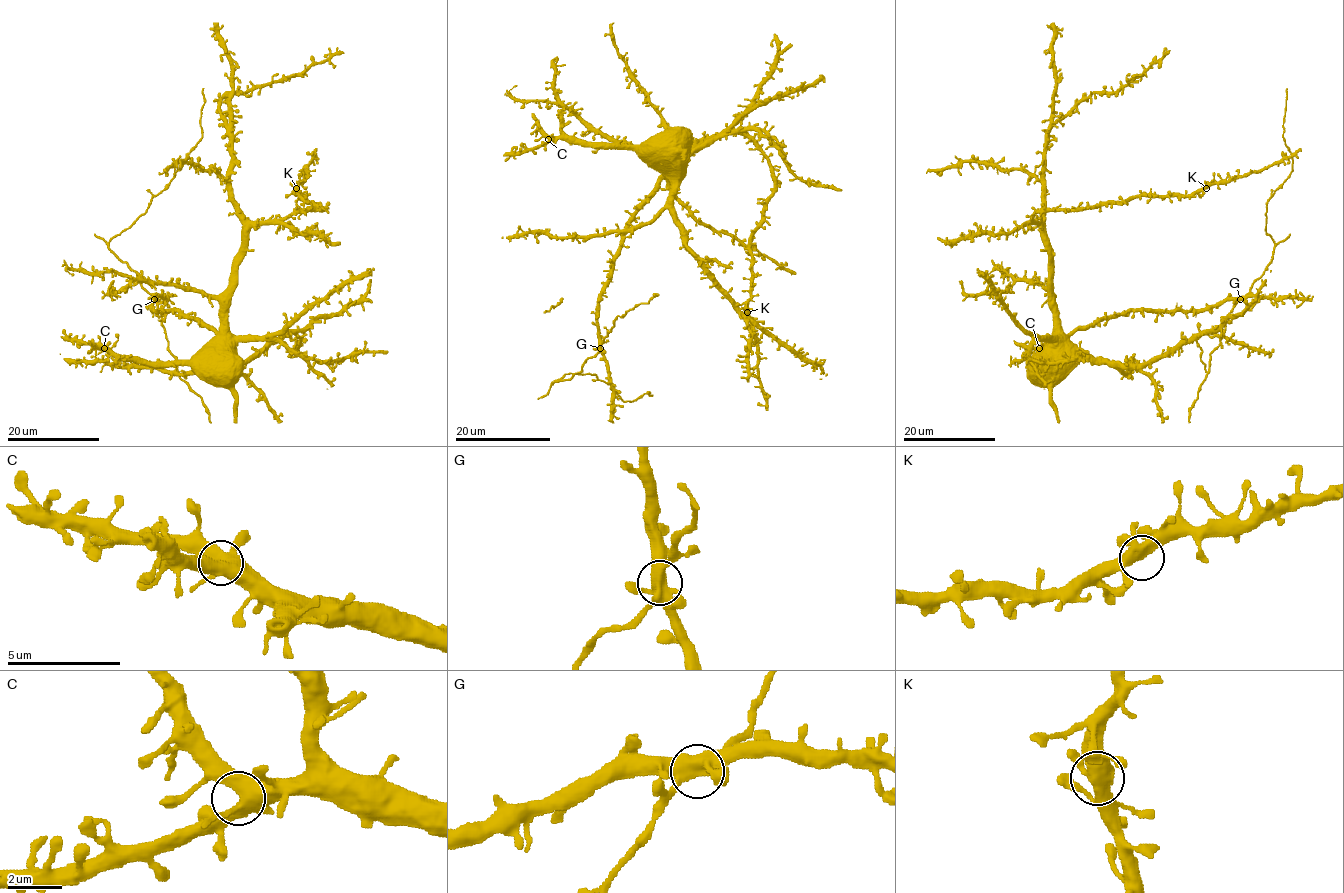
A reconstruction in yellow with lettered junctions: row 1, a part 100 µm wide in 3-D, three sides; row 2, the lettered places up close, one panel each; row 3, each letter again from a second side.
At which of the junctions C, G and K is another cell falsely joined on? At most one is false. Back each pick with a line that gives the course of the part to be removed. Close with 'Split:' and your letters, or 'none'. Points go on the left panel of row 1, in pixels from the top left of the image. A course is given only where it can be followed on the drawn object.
Split: none

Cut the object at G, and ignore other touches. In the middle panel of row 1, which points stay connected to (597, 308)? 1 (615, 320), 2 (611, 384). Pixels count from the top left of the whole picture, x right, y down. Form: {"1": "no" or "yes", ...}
{"1": "no", "2": "yes"}

